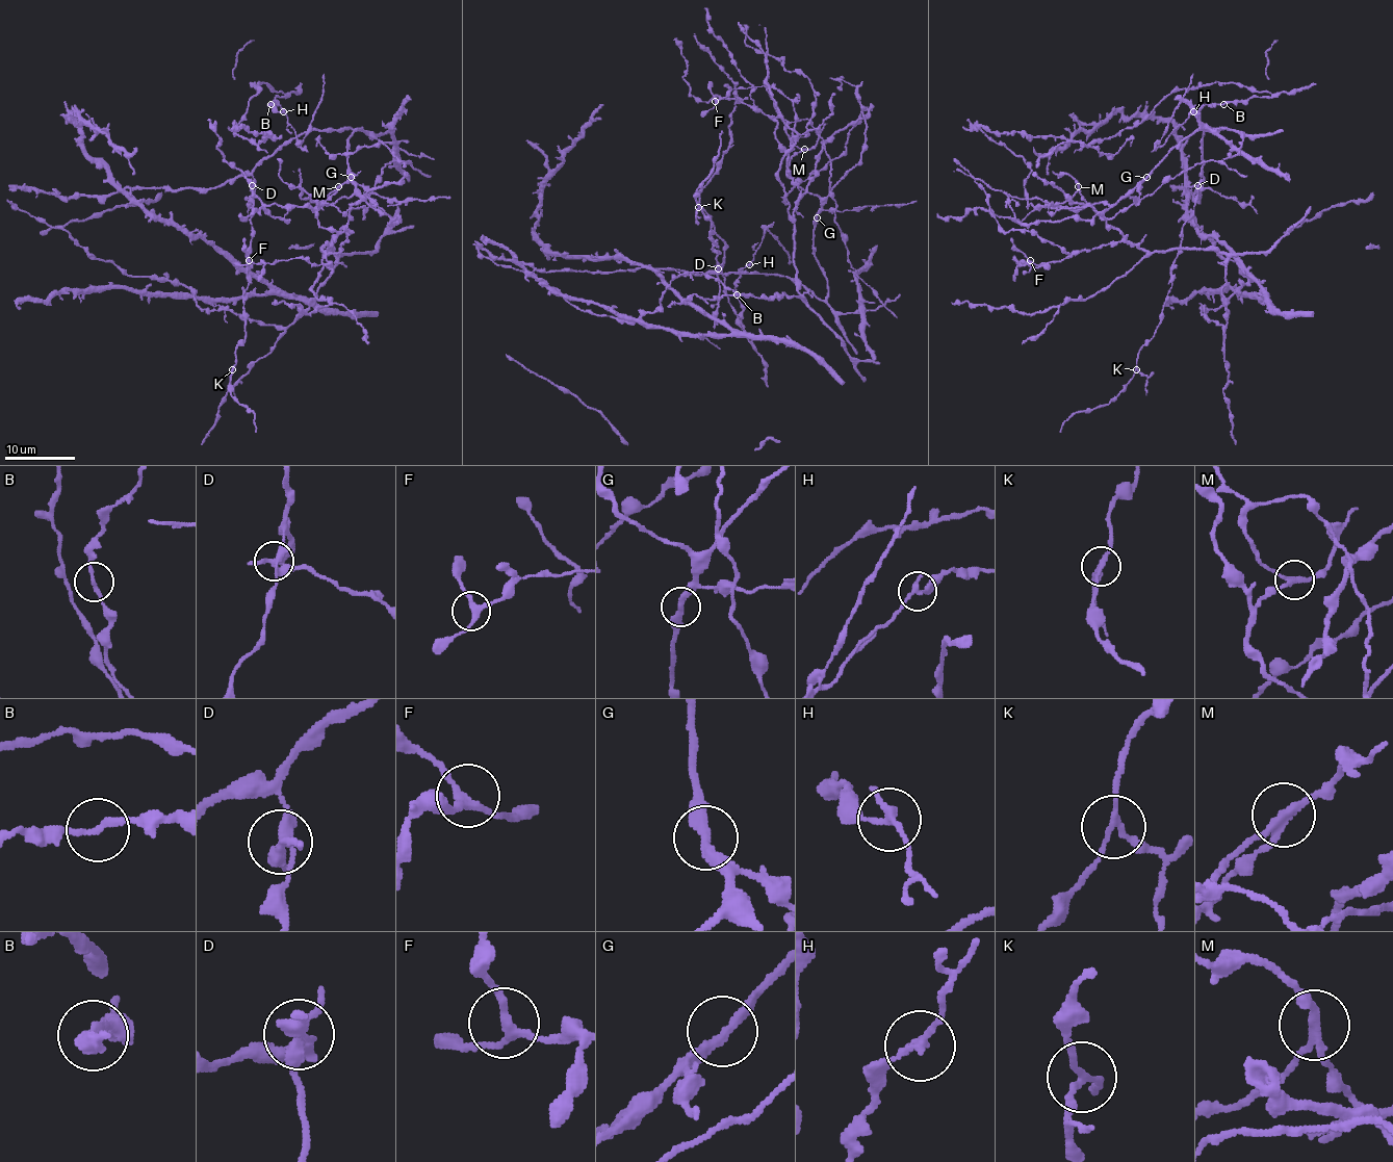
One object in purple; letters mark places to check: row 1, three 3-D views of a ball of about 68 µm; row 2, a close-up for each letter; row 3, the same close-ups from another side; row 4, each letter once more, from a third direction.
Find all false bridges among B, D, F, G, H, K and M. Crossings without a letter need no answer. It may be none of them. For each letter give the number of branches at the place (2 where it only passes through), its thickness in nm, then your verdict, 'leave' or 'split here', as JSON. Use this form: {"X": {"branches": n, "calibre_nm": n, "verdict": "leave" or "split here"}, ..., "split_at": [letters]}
{"B": {"branches": 2, "calibre_nm": 190, "verdict": "leave"}, "D": {"branches": 4, "calibre_nm": 320, "verdict": "split here"}, "F": {"branches": 3, "calibre_nm": 240, "verdict": "leave"}, "G": {"branches": 2, "calibre_nm": 300, "verdict": "leave"}, "H": {"branches": 2, "calibre_nm": 240, "verdict": "split here"}, "K": {"branches": 3, "calibre_nm": 160, "verdict": "leave"}, "M": {"branches": 3, "calibre_nm": 200, "verdict": "split here"}, "split_at": ["D", "H", "M"]}

